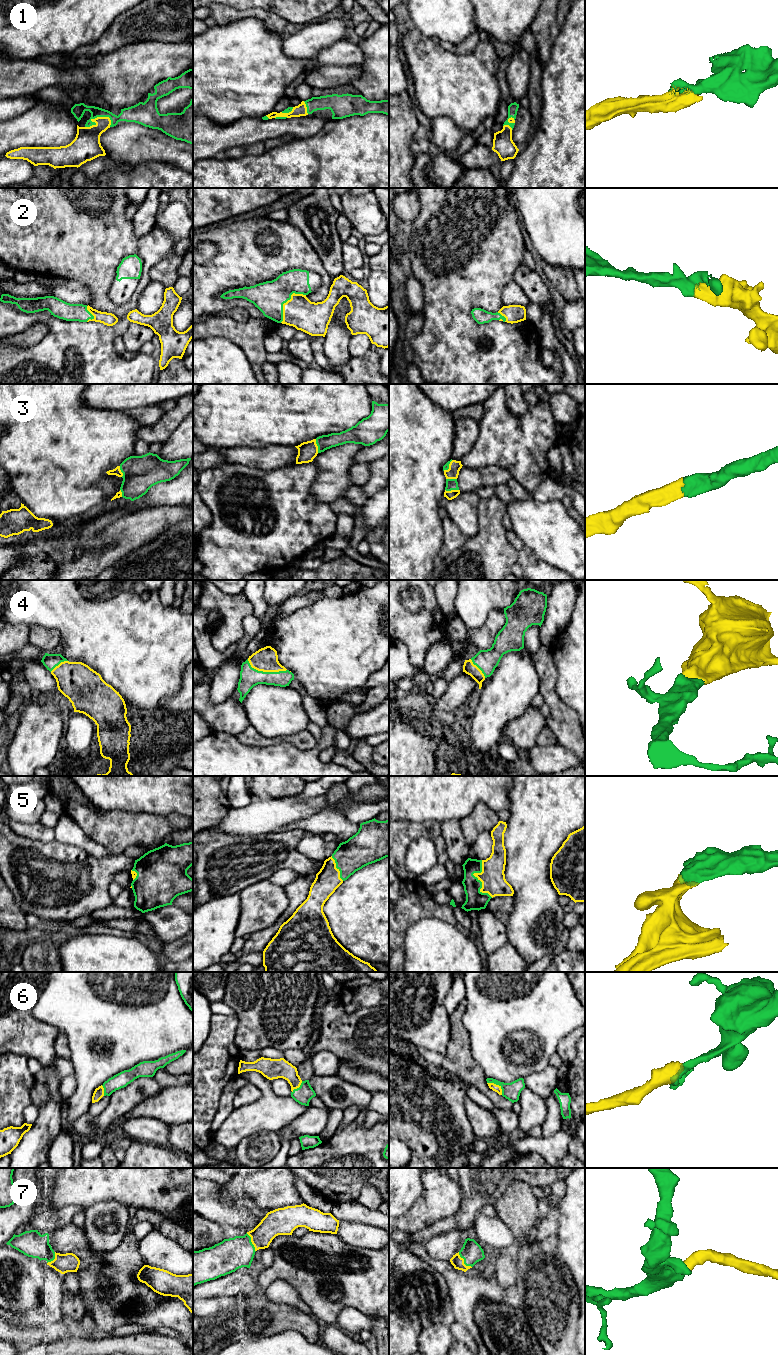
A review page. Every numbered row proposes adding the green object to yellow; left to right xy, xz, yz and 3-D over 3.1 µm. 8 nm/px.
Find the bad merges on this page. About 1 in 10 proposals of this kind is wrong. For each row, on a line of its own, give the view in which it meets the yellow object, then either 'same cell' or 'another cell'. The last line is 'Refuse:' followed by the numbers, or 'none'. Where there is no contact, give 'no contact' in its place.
1: meets yellow in xy; same cell
2: meets yellow in xz; same cell
3: meets yellow in xz; same cell
4: meets yellow in xz; same cell
5: meets yellow in yz; same cell
6: meets yellow in yz; same cell
7: meets yellow in yz; same cell
Refuse: none

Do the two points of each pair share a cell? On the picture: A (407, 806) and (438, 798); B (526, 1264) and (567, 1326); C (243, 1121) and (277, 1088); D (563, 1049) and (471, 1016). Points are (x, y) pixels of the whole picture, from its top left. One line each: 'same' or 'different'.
A: same
B: same
C: different
D: different

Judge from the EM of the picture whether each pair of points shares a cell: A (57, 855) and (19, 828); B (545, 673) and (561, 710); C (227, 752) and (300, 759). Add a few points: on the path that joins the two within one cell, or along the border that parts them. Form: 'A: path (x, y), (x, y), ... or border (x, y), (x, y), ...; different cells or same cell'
A: border (14, 831), (22, 836), (36, 840), (53, 840); different cells
B: path (548, 682), (548, 692), (553, 701); same cell
C: path (245, 759), (282, 759); same cell

